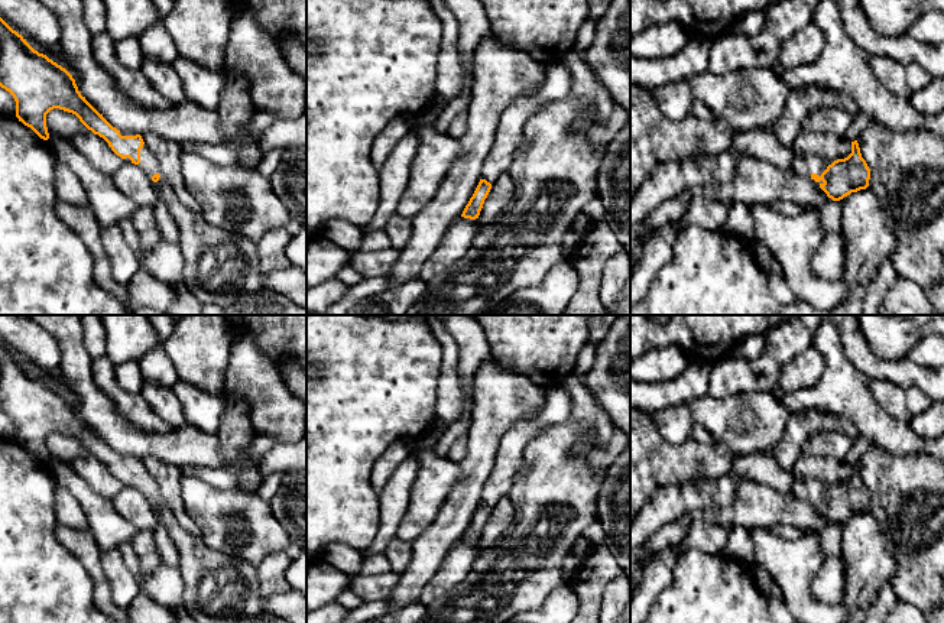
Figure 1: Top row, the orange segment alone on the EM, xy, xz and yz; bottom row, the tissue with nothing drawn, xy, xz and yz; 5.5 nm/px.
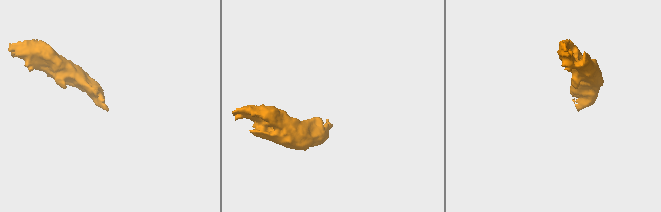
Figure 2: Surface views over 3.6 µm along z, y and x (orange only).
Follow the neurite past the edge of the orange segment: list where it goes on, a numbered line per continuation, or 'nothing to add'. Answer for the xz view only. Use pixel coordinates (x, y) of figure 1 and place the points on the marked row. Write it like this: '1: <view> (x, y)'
1: xz (509, 135)

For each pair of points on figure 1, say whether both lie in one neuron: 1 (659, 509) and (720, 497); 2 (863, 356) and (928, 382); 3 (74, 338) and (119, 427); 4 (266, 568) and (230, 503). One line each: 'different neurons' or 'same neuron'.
1: same neuron
2: same neuron
3: same neuron
4: different neurons

